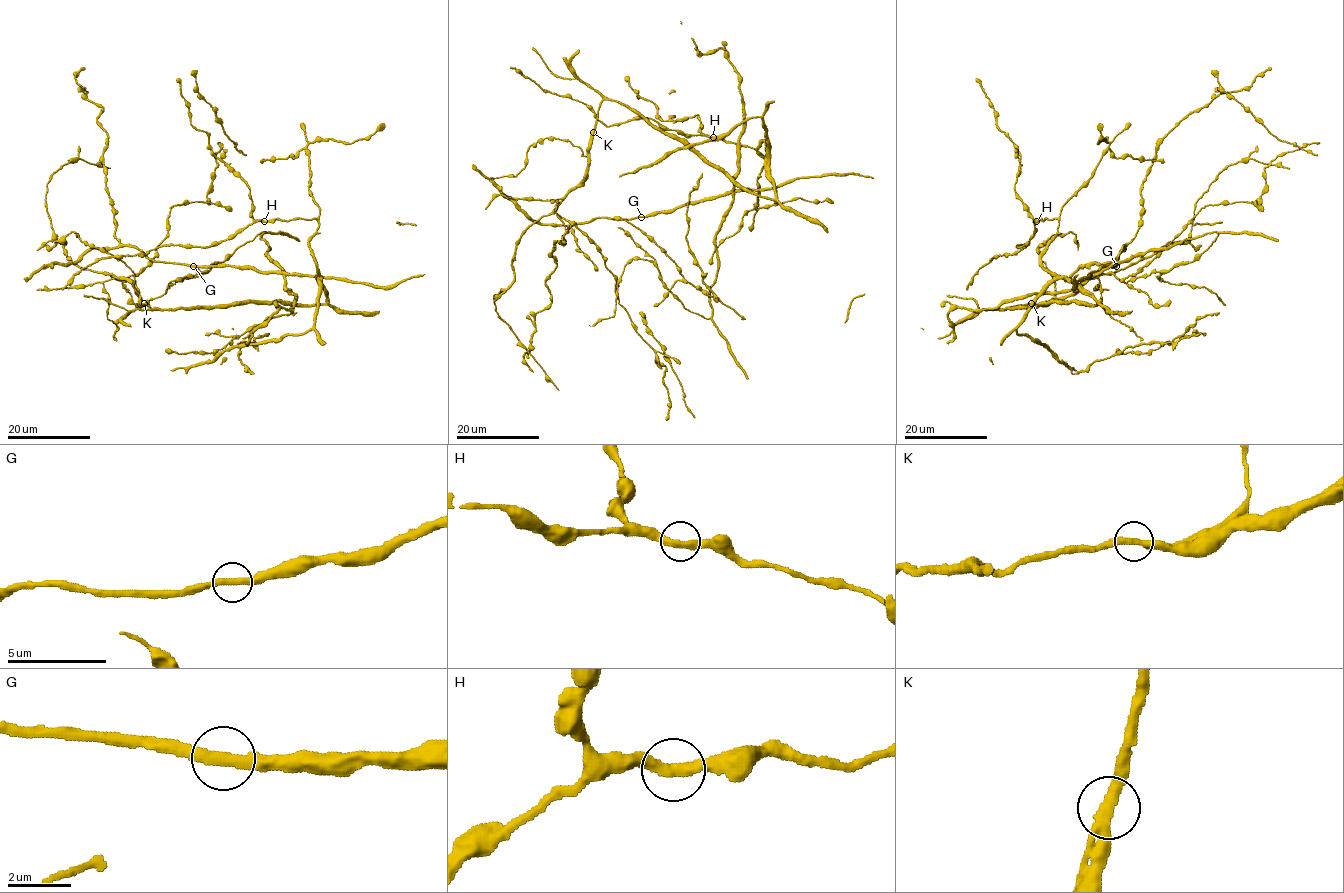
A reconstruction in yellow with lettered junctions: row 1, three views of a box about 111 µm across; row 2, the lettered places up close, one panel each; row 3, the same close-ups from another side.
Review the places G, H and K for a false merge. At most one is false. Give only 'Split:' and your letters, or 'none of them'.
Split: none of them

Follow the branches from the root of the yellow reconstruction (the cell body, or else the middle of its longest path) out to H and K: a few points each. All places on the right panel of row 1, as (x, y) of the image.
H: (1033, 307), (1051, 302), (1099, 303), (1043, 266), (1041, 253), (1055, 235), (1058, 220), (1036, 221)
K: (1033, 307), (999, 308), (1031, 303)

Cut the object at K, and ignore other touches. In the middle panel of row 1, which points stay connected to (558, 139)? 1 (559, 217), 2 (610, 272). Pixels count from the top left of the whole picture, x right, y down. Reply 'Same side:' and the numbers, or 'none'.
Same side: 1, 2

